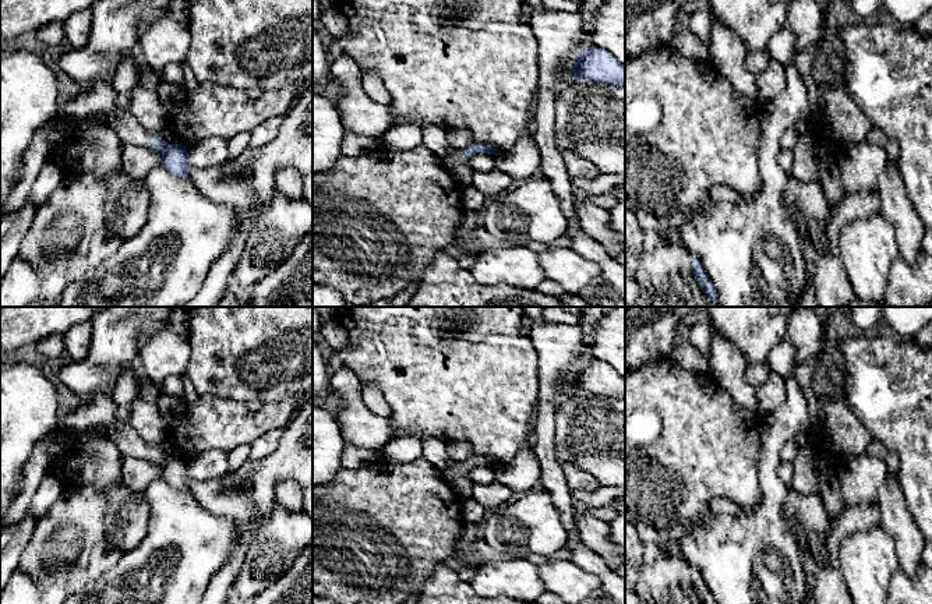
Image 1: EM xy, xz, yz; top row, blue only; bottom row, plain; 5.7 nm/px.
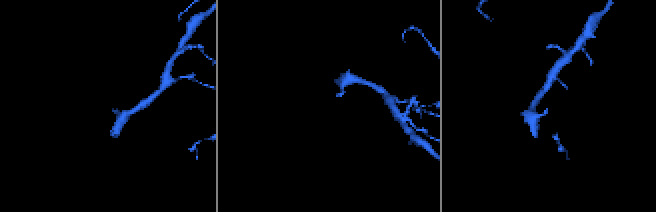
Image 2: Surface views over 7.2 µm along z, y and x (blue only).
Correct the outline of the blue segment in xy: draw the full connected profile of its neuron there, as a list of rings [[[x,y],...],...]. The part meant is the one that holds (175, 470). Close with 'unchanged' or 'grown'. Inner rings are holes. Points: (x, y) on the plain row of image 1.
[[[131,368],[121,371],[110,395],[117,414],[107,427],[107,435],[114,441],[120,453],[160,465],[162,480],[166,484],[177,490],[188,490],[190,474],[186,459],[181,455],[167,456],[162,449],[151,449],[128,423],[131,405],[138,395],[138,384]]]; grown

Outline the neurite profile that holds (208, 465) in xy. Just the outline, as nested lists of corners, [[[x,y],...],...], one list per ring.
[[[206,451],[197,455],[183,455],[188,465],[190,478],[211,480],[223,477],[230,471],[227,453],[222,451]]]

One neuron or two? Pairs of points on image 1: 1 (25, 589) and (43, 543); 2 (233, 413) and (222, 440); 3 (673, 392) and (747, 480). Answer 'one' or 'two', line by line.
1: two
2: one
3: one

